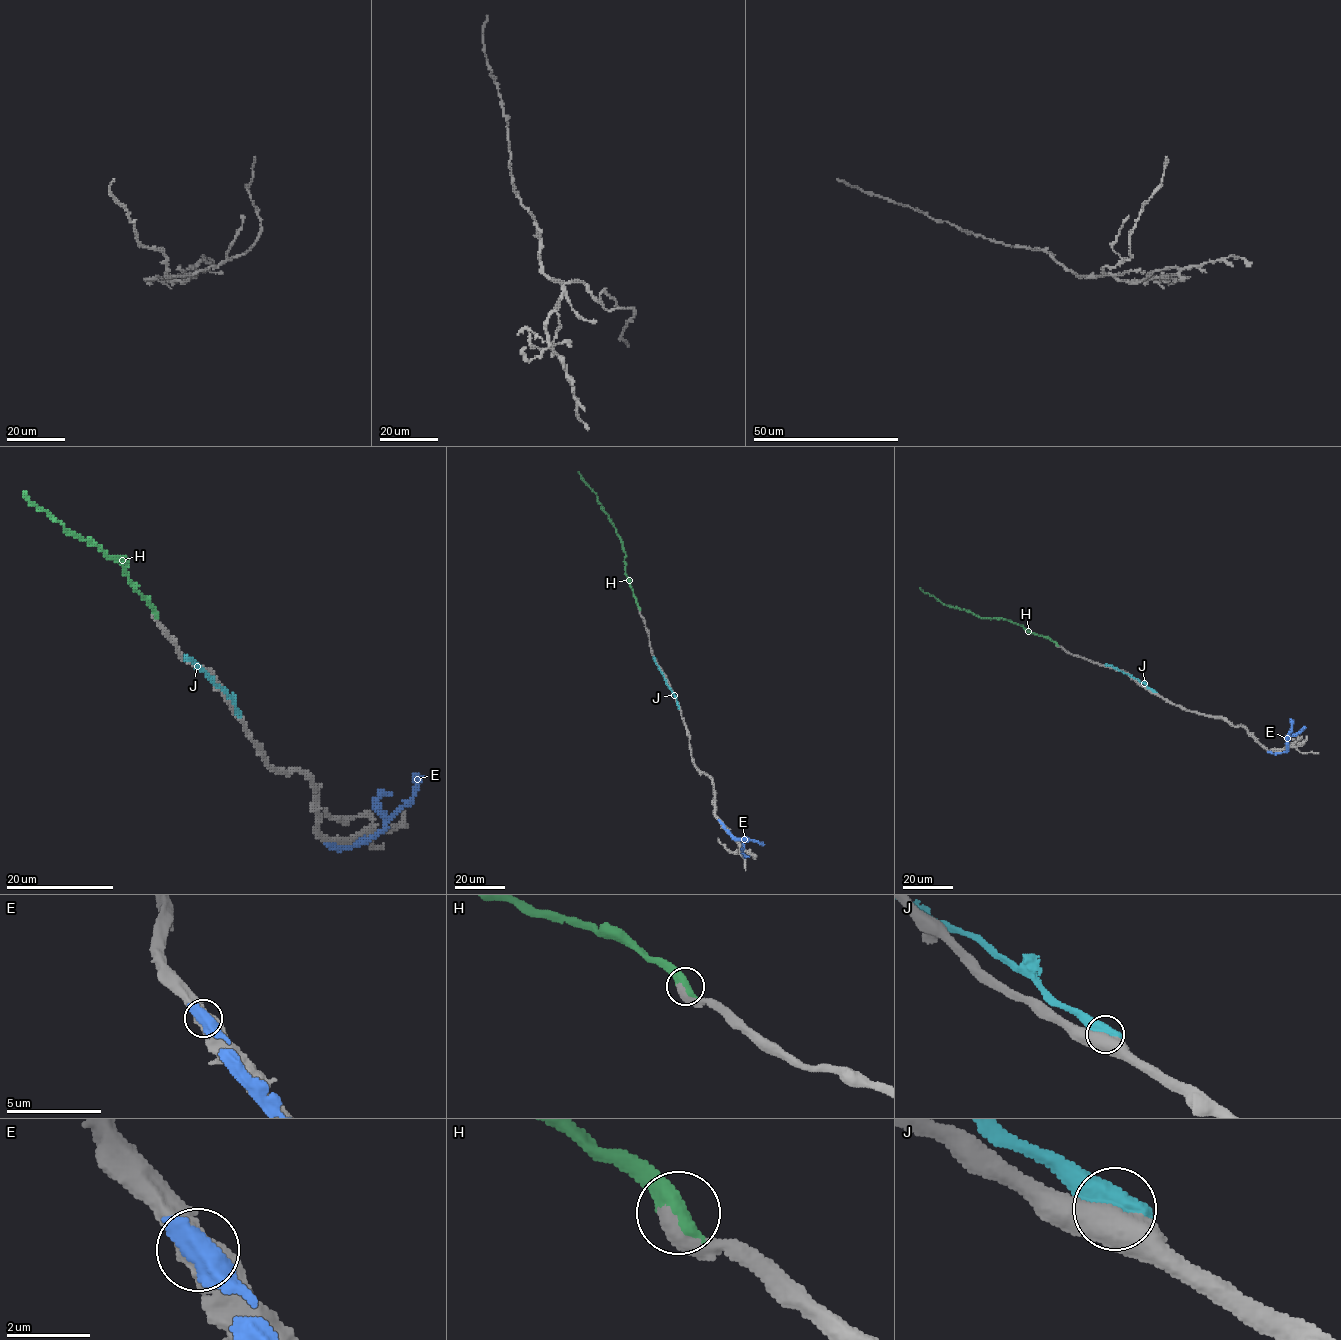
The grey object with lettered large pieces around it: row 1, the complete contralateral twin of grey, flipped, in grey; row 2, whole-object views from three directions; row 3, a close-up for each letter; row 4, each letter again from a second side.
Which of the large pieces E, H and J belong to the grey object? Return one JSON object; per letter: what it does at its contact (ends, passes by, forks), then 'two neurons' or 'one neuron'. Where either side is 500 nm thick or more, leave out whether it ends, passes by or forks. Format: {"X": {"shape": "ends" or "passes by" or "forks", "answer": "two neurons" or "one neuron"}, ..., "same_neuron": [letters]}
{"E": {"answer": "two neurons"}, "H": {"answer": "one neuron"}, "J": {"answer": "two neurons"}, "same_neuron": ["H"]}

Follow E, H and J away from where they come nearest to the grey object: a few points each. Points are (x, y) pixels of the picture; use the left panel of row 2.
E: (329, 844), (335, 848), (348, 848), (373, 837), (412, 797), (417, 774)
H: (155, 614), (134, 588), (124, 559), (106, 555), (89, 539), (65, 529), (22, 490)
J: (239, 716), (235, 703), (208, 675), (185, 657)

